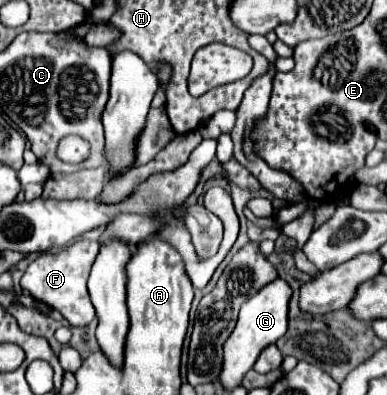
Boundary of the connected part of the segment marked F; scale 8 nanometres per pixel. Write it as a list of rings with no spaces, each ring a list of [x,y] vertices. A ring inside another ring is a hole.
[[[78,239],[62,253],[40,253],[26,269],[20,285],[30,291],[30,295],[48,307],[60,311],[72,327],[86,327],[94,319],[94,307],[90,303],[90,295],[86,289],[86,279],[90,275],[90,267],[96,259],[98,243],[90,239]]]

